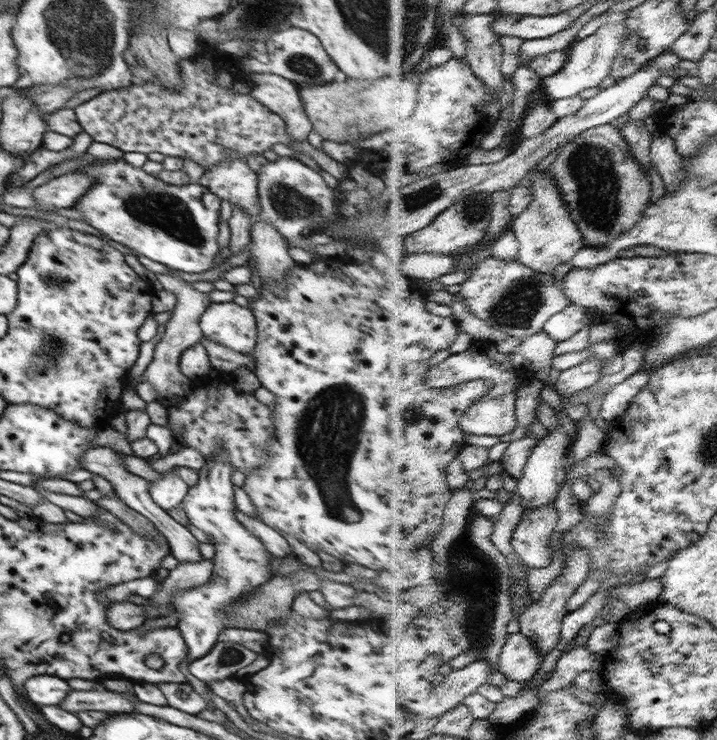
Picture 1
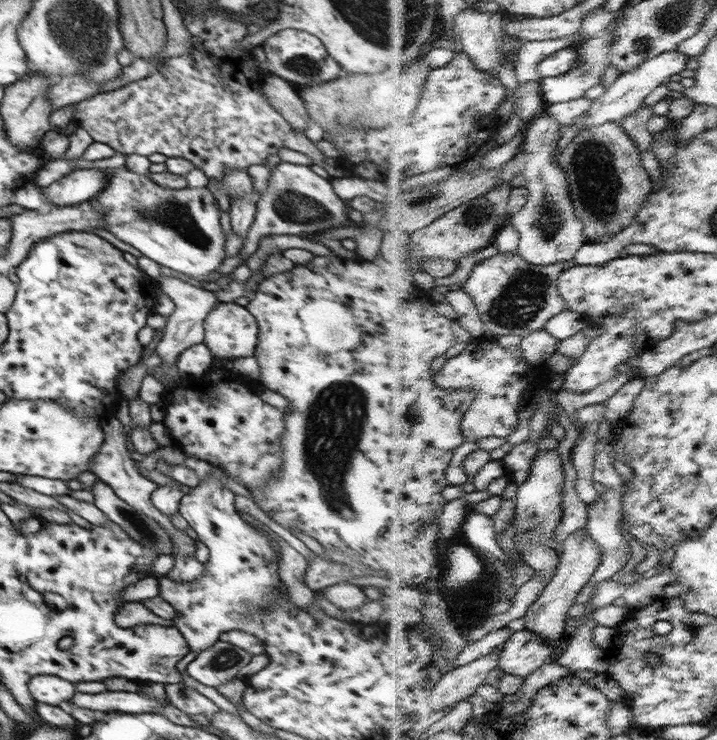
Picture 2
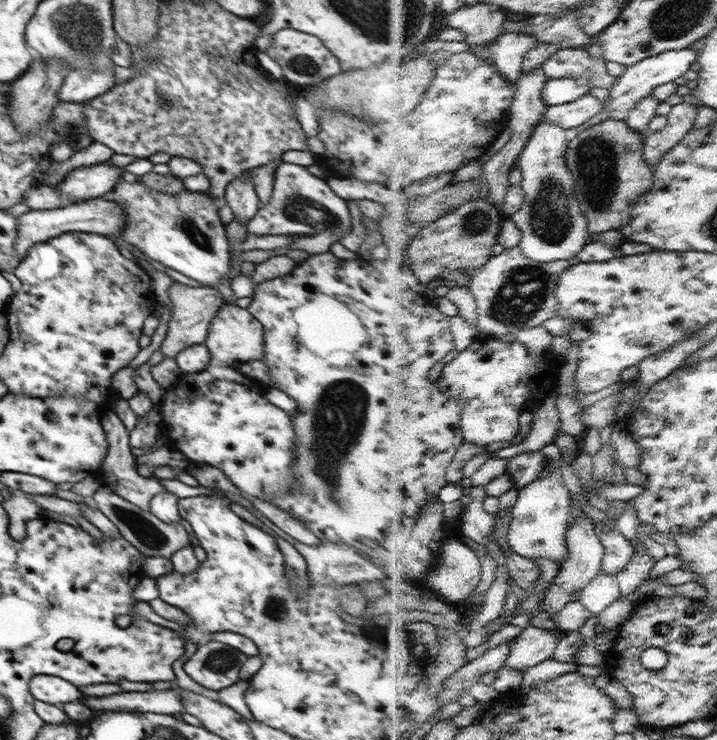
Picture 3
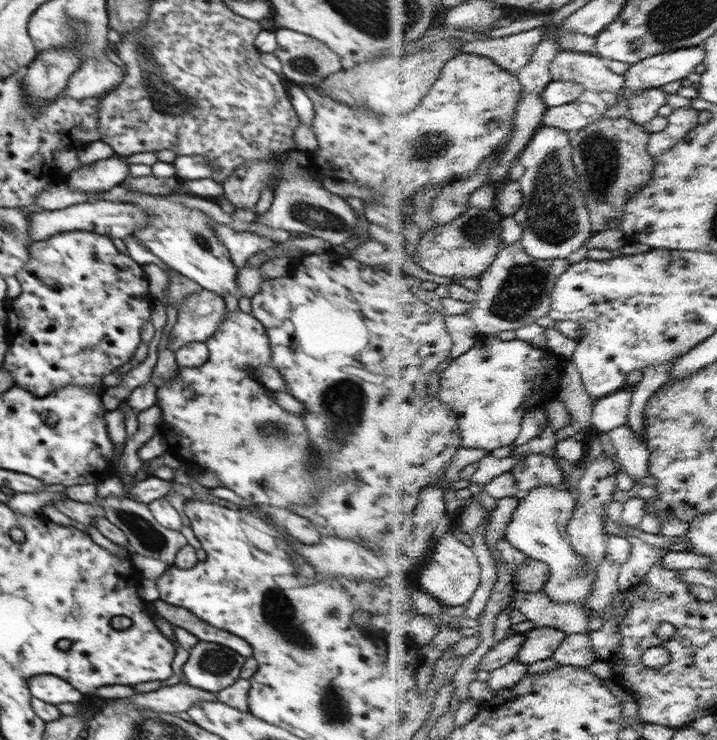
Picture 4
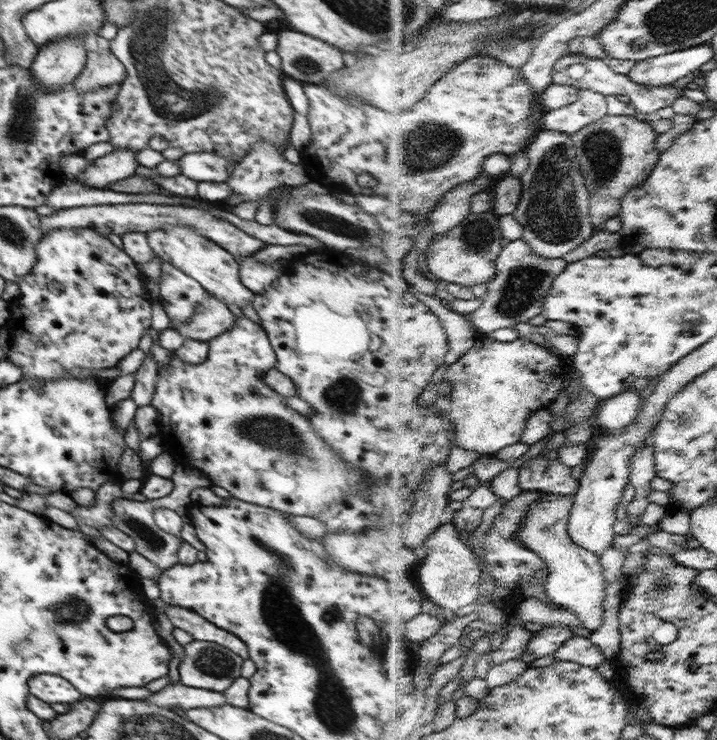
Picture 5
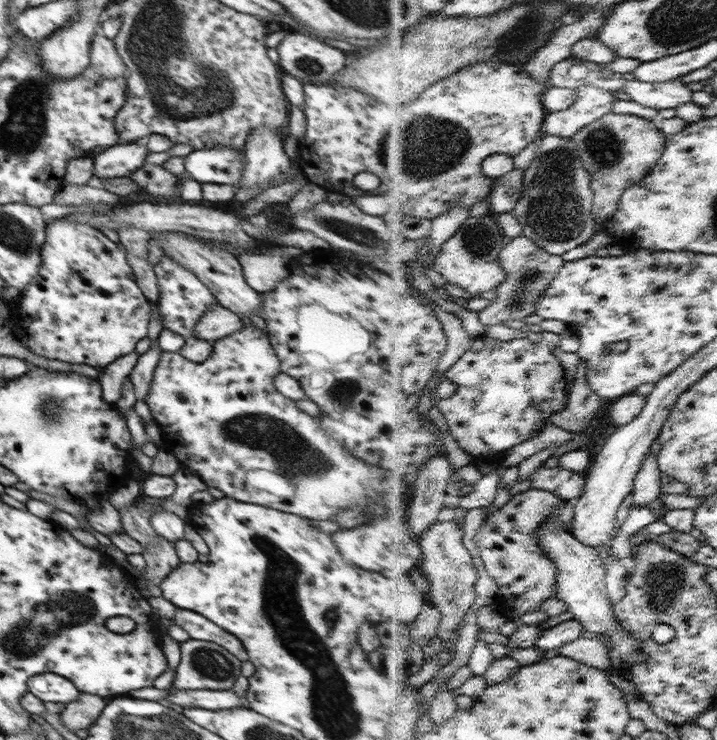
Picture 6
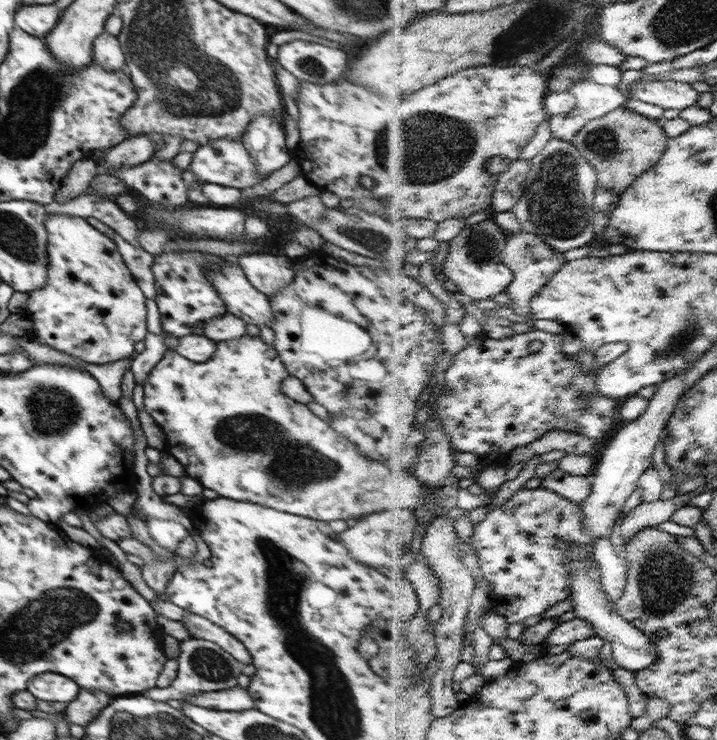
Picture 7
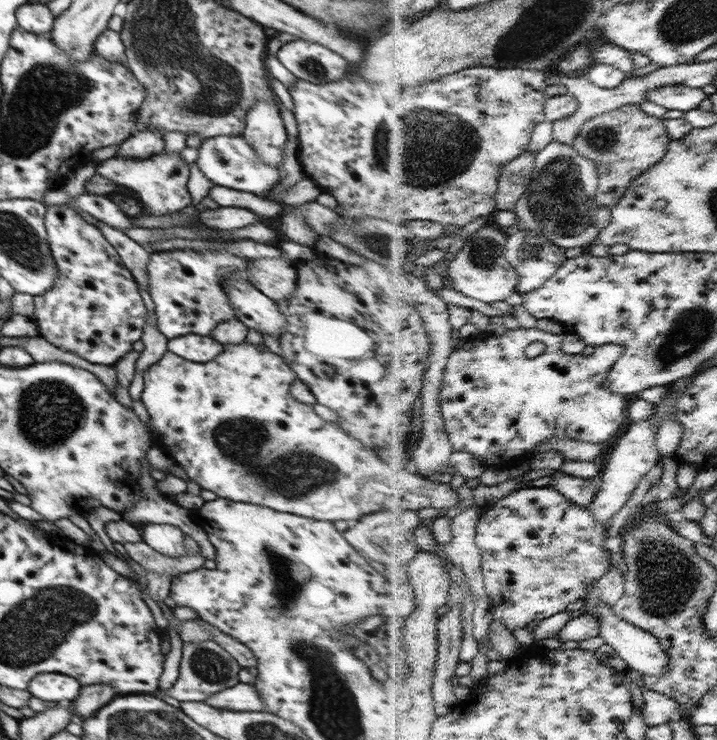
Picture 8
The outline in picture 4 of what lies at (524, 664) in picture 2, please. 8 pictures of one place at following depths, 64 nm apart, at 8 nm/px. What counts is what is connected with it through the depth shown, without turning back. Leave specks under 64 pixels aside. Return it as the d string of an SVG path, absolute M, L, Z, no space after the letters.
M536 625L525 635L525 645L515 660L521 660L524 664L532 665L552 658L569 634L556 627Z

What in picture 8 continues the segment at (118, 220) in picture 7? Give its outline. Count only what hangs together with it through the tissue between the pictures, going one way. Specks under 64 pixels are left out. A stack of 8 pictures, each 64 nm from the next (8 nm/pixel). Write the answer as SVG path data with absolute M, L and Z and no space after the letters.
M84 193L75 196L74 202L66 204L68 208L74 208L74 211L84 212L93 216L98 221L106 223L114 228L126 232L126 229L132 227L131 218L124 214L110 196L95 195Z

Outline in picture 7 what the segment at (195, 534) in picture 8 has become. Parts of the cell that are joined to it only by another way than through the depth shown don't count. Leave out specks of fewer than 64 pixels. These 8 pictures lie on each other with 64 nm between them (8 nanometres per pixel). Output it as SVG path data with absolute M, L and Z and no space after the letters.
M120 397L117 401L120 409L126 415L132 431L134 431L135 440L135 470L134 473L137 475L138 482L138 497L133 504L132 513L142 517L144 520L149 518L157 518L164 520L175 520L184 525L184 528L188 532L195 532L201 538L202 536L193 528L192 521L188 515L188 511L181 510L171 503L162 501L162 496L156 495L154 489L152 489L152 477L146 472L146 465L149 460L144 454L144 450L147 447L146 435L142 431L142 427L138 418L138 410L132 399Z

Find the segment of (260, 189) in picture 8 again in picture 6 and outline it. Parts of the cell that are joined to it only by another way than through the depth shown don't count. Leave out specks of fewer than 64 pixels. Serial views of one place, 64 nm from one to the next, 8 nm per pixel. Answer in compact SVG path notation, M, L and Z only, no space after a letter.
M230 146L193 150L185 156L185 174L200 183L237 186L244 163L242 150Z

